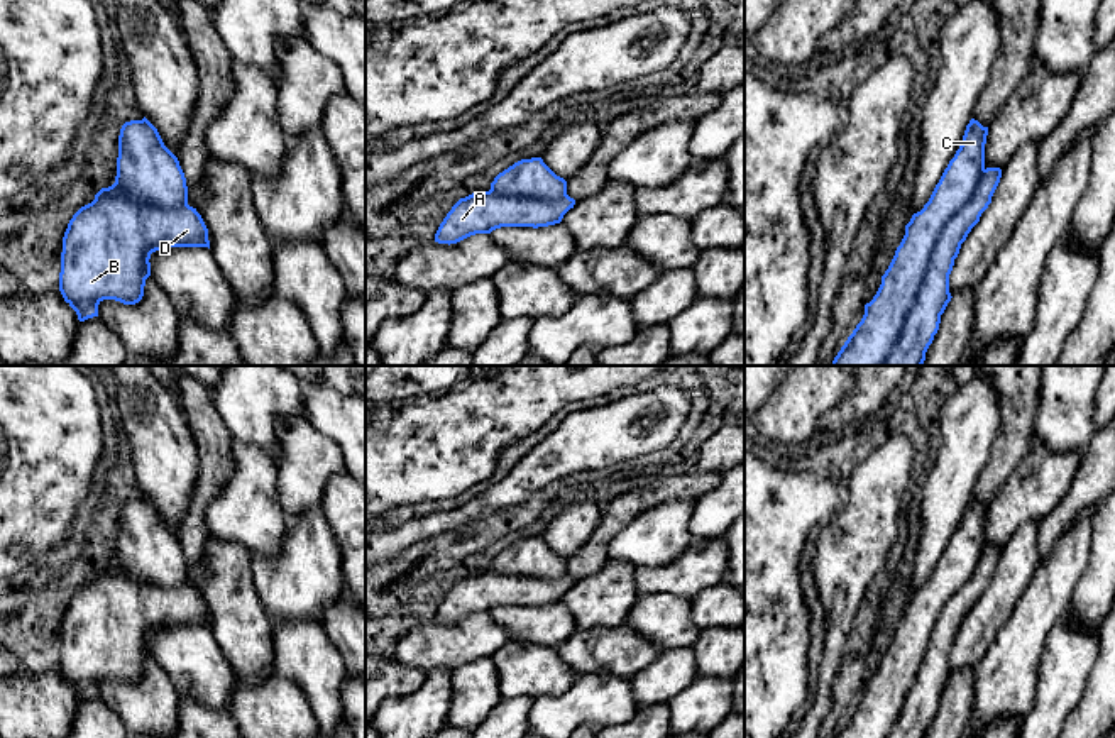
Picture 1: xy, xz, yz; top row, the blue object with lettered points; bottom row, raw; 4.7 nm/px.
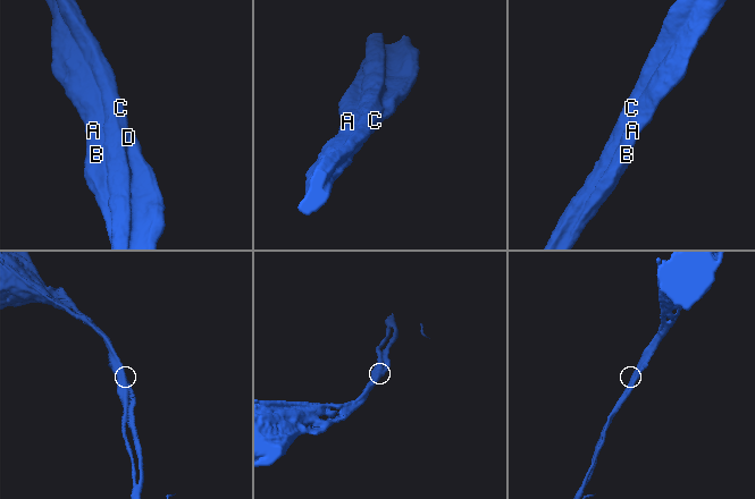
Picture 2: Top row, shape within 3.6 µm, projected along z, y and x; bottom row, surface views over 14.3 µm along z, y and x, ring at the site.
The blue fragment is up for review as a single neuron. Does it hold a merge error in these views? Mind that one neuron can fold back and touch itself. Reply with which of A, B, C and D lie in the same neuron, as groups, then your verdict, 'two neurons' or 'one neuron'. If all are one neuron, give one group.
A B D / C | two neurons

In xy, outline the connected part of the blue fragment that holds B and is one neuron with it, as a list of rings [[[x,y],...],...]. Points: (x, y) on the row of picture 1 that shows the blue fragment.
[[[117,183],[81,207],[63,237],[59,291],[78,320],[98,317],[103,300],[135,305],[151,276],[151,254],[166,247],[208,247],[196,208],[134,203]]]

